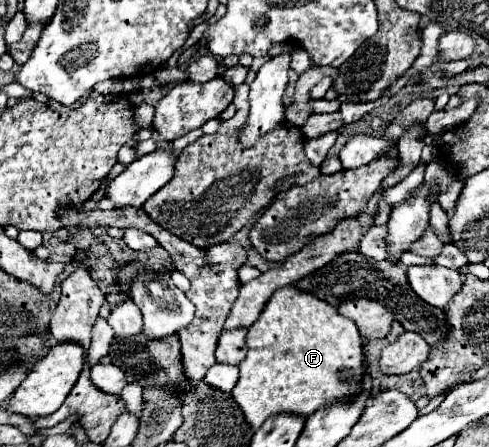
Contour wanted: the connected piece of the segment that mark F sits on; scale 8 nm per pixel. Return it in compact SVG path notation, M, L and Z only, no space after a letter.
M295 287L277 289L261 311L259 319L249 327L247 333L247 357L239 365L241 375L237 385L233 387L233 399L241 407L247 423L257 431L265 419L291 413L301 415L303 419L311 417L319 407L329 405L333 401L349 401L355 399L361 391L365 377L365 353L363 339L353 321L341 317L333 305L319 301L313 295L307 295Z

